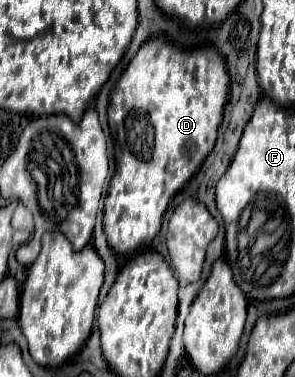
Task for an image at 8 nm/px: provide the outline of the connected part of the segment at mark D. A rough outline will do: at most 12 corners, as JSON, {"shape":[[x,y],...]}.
{"shape":[[153,37],[109,99],[103,229],[129,257],[217,141],[213,47]]}

